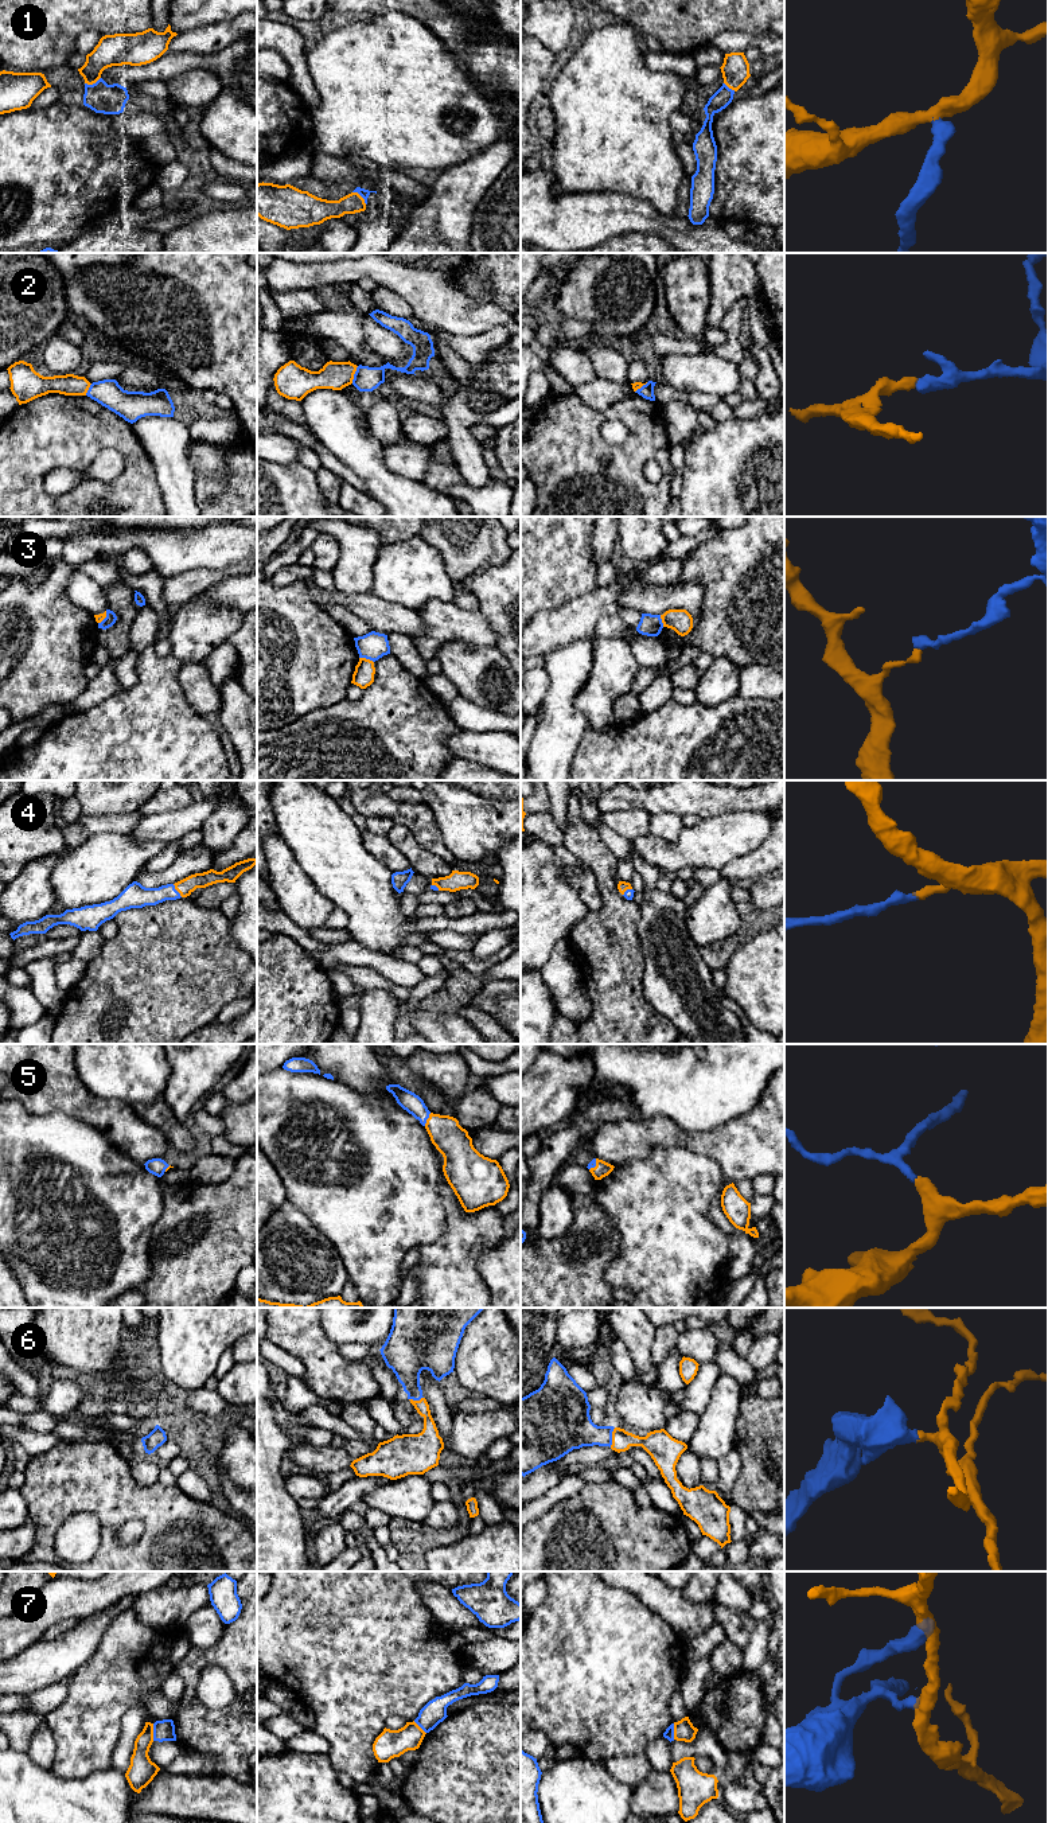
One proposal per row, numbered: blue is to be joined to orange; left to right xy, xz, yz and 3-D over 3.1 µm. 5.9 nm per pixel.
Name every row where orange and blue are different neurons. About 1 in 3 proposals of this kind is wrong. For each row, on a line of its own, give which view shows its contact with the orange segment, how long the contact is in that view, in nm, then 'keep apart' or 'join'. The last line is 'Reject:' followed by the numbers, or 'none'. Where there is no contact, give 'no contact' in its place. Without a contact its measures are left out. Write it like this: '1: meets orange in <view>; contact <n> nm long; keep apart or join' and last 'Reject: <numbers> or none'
1: meets orange in xz; contact 120 nm long; join
2: meets orange in xz; contact 110 nm long; keep apart
3: meets orange in xz; contact 90 nm long; keep apart
4: meets orange in xy; contact 100 nm long; join
5: meets orange in xz; contact 90 nm long; join
6: meets orange in yz; contact 120 nm long; join
7: meets orange in xy; contact 100 nm long; keep apart
Reject: 2, 3, 7

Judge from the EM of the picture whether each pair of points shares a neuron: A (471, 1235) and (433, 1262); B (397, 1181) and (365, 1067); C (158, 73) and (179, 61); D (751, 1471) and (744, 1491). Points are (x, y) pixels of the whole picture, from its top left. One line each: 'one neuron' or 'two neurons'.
A: one neuron
B: two neurons
C: one neuron
D: one neuron

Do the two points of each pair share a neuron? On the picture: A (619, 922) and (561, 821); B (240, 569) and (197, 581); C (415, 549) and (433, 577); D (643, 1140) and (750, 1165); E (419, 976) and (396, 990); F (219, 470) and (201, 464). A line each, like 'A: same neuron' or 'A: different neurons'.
A: different neurons
B: same neuron
C: same neuron
D: same neuron
E: different neurons
F: same neuron

